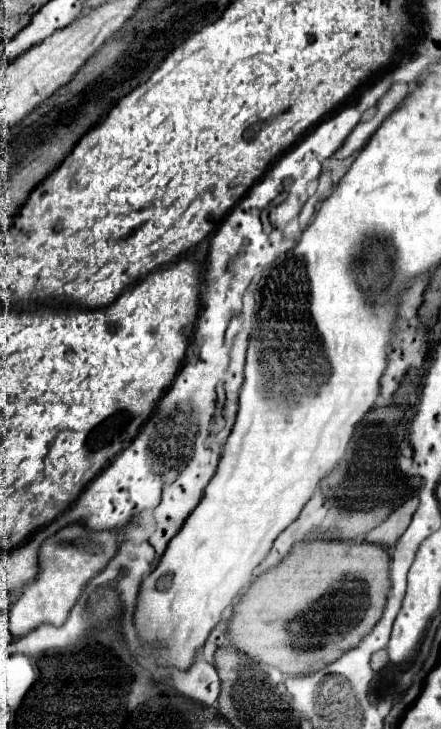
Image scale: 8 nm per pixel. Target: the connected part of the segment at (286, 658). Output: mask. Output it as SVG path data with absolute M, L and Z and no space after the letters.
M311 539L309 543L295 545L277 567L259 575L257 581L251 583L251 587L235 605L235 613L229 621L229 643L245 651L255 661L269 663L283 673L315 673L337 661L341 655L351 651L353 645L367 637L367 633L383 615L389 591L389 555L383 547L373 543L347 545L337 541Z

